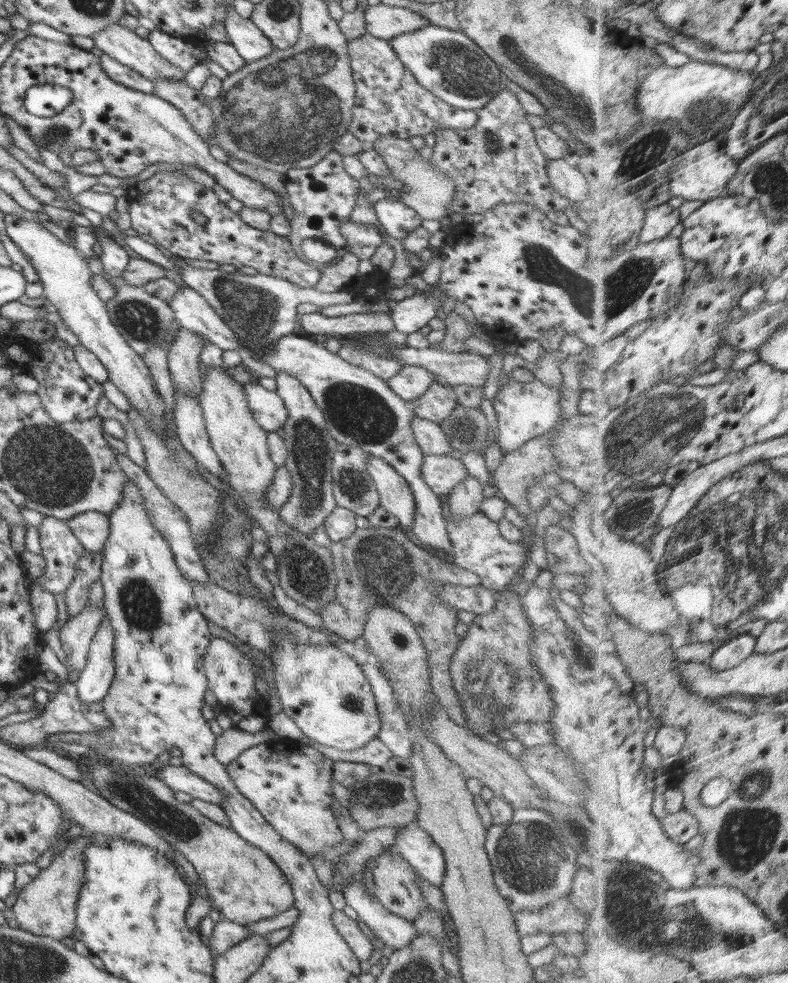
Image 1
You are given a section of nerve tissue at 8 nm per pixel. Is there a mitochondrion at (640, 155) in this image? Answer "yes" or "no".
yes

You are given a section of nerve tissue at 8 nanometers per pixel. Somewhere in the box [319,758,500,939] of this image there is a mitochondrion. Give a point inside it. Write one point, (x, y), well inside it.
(382, 795)

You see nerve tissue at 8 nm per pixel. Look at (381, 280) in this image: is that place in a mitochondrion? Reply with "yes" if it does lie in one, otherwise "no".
no

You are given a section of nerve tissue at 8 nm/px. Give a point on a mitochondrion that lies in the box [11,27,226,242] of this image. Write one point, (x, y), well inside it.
(58, 136)

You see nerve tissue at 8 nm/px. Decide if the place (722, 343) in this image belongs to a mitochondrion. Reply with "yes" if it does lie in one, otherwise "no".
no

